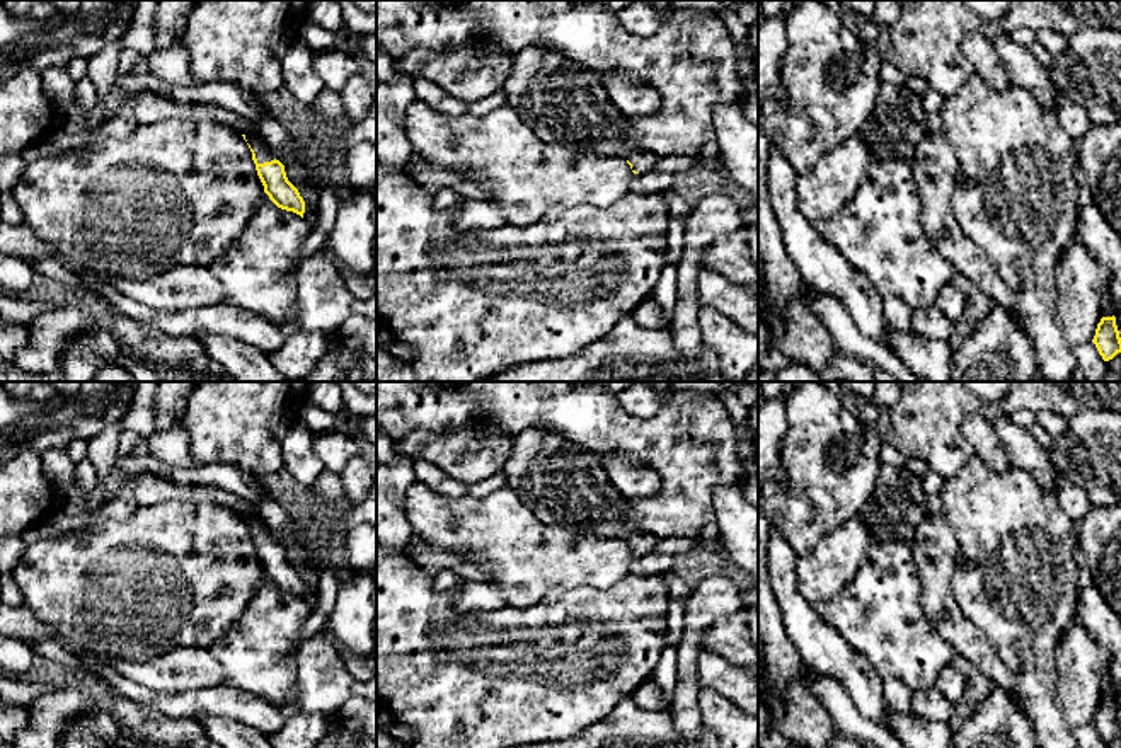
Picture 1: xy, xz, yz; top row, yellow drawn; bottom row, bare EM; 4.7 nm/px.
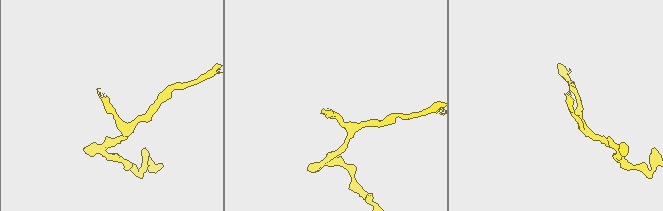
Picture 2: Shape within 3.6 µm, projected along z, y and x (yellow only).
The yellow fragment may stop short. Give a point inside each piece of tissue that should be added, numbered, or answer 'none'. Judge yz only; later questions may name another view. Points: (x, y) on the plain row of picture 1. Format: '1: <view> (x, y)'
none

